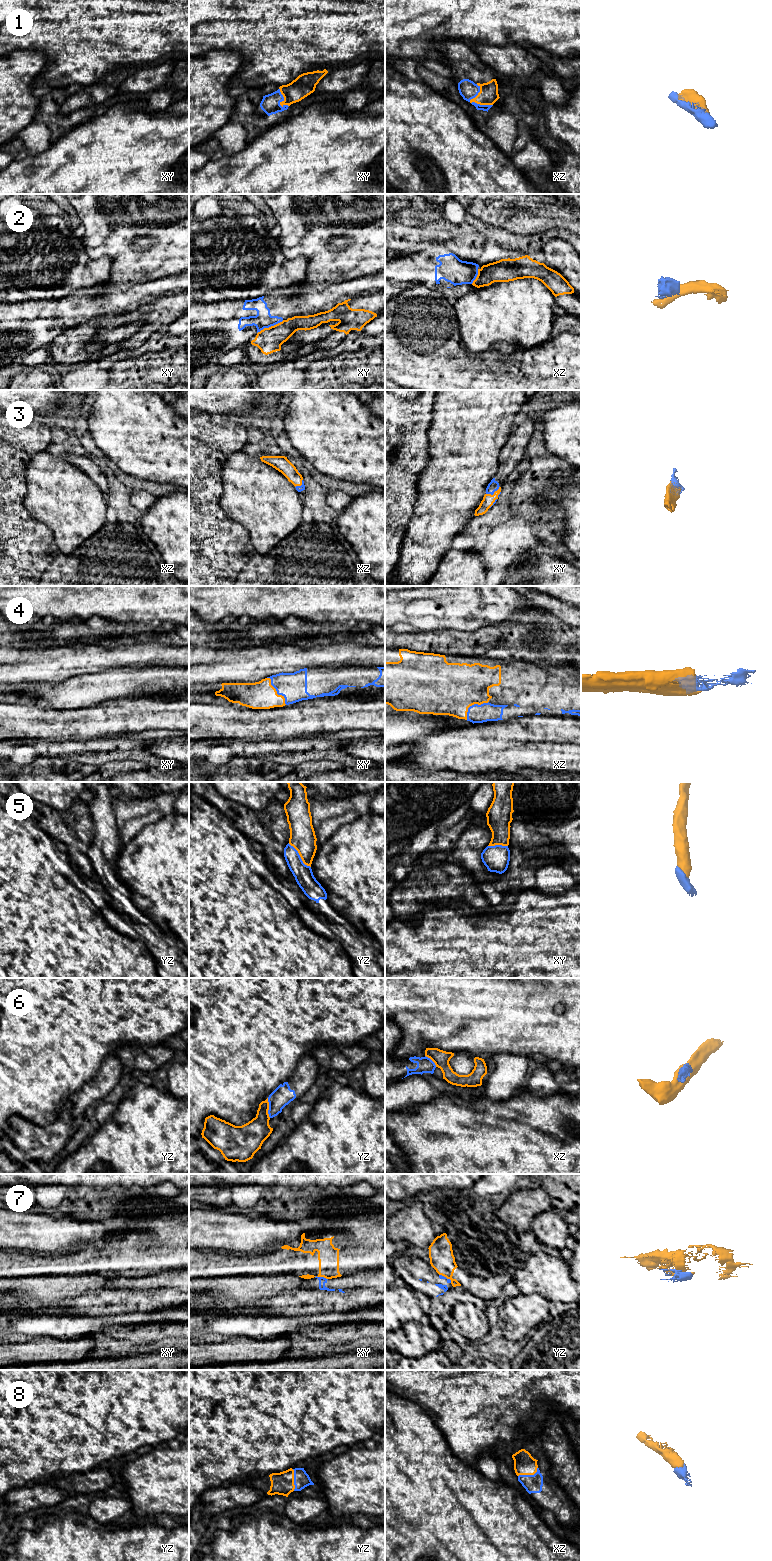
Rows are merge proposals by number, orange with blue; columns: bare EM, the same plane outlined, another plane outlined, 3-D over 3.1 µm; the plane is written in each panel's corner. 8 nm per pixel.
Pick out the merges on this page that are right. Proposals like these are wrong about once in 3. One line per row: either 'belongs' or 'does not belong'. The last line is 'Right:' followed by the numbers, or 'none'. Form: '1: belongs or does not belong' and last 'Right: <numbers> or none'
1: belongs
2: does not belong
3: belongs
4: belongs
5: belongs
6: does not belong
7: does not belong
8: belongs
Right: 1, 3, 4, 5, 8

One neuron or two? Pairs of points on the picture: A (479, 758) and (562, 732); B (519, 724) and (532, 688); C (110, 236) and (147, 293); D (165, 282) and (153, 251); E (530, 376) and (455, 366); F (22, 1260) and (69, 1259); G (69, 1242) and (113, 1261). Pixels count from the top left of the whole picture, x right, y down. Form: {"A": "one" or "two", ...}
{"A": "one", "B": "two", "C": "two", "D": "two", "E": "one", "F": "one", "G": "two"}

